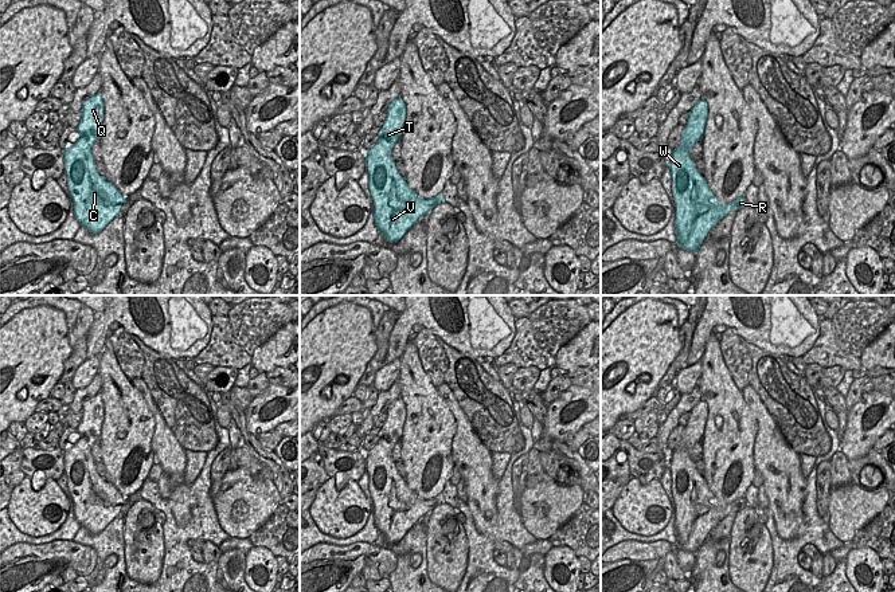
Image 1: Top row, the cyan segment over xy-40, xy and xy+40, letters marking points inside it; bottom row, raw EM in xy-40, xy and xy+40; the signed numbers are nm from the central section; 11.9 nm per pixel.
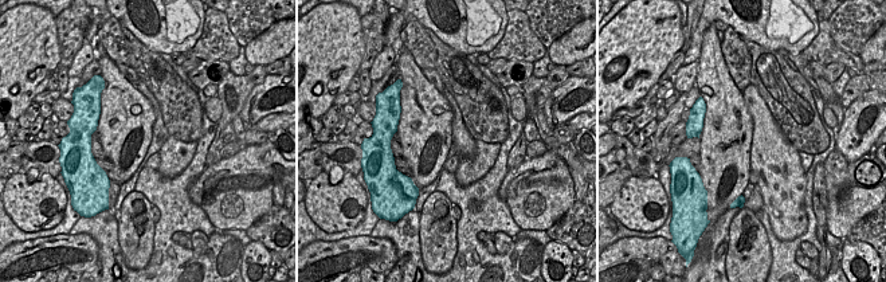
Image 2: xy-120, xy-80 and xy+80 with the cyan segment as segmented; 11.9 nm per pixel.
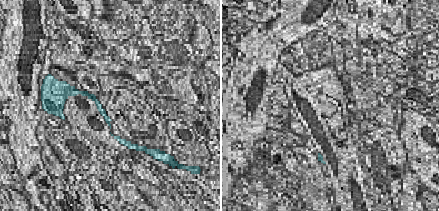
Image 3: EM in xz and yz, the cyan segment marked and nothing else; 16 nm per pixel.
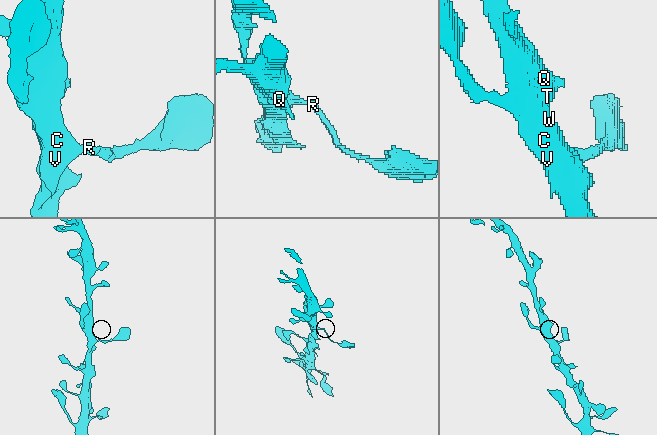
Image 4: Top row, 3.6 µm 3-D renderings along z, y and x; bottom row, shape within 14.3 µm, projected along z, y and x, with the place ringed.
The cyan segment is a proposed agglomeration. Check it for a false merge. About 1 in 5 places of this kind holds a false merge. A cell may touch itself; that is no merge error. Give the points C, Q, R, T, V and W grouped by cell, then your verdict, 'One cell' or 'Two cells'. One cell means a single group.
Groups: C Q R T V W. One cell

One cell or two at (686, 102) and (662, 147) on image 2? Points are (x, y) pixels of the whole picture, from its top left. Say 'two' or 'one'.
one

